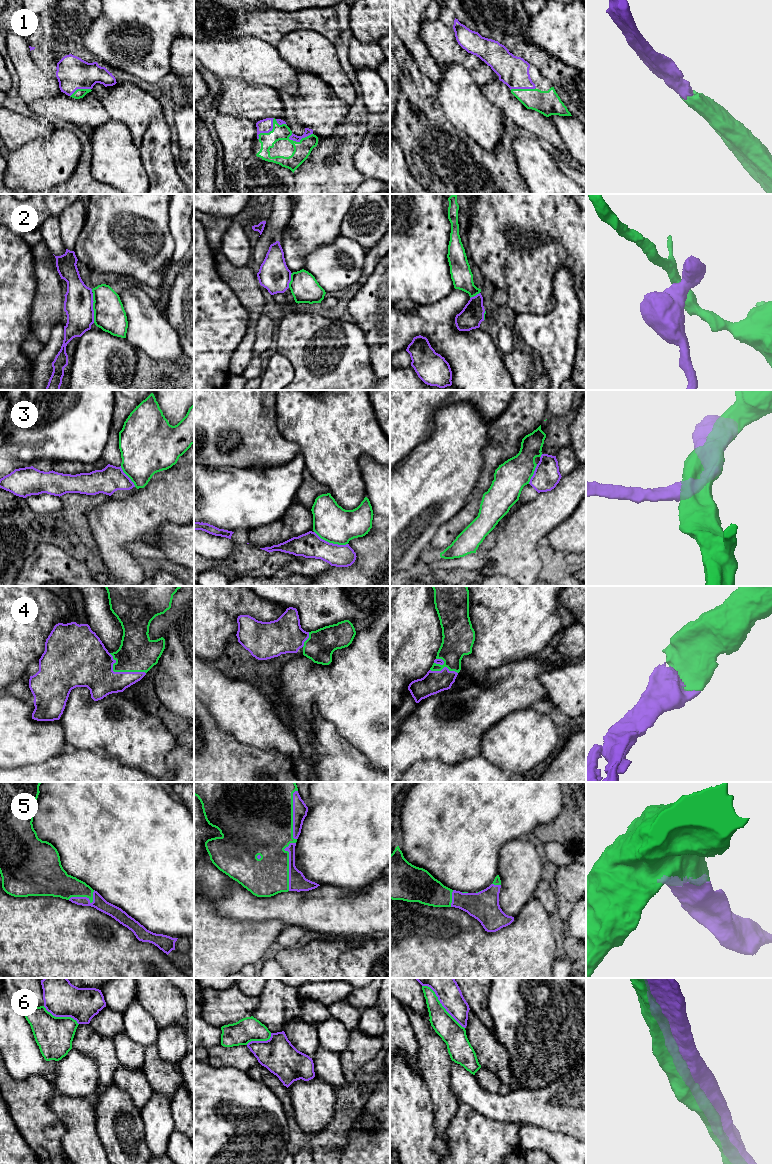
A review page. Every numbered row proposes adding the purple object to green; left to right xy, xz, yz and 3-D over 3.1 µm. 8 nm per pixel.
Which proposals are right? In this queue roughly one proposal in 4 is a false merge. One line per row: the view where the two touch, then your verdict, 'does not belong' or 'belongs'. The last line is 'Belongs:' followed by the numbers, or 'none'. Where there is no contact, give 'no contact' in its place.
1: meets green in xz; belongs
2: meets green in xy; does not belong
3: meets green in xz; belongs
4: meets green in xy; belongs
5: meets green in xz; belongs
6: meets green in yz; does not belong
Belongs: 1, 3, 4, 5

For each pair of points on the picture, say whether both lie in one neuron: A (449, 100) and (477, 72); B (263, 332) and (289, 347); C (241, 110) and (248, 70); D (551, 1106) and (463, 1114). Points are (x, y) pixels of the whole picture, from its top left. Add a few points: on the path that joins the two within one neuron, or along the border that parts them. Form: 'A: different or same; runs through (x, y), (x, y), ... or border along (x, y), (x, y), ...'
A: different; border along (453, 63), (462, 65), (479, 86)
B: different; border along (277, 324), (273, 345)
C: different; border along (223, 77), (241, 78), (249, 83), (269, 87)
D: different; border along (459, 1100), (467, 1103), (486, 1117), (501, 1122)

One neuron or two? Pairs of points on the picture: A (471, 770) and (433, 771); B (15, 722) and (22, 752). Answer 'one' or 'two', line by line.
A: one
B: one

